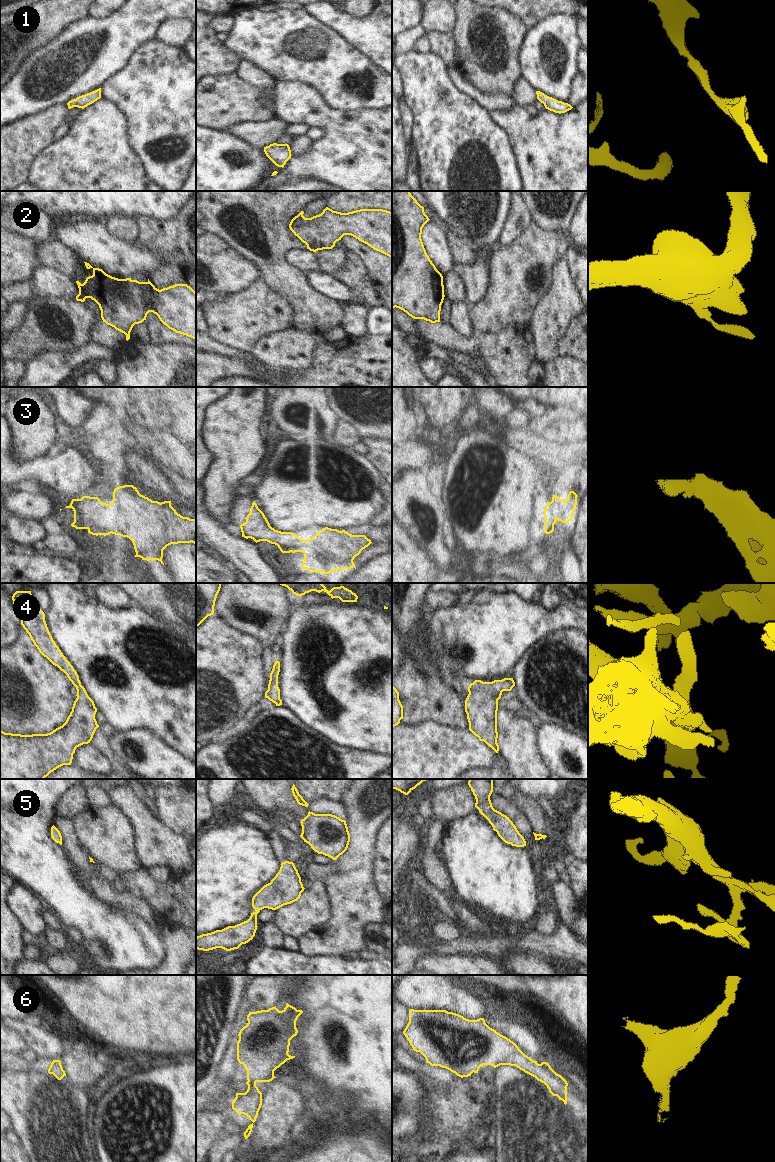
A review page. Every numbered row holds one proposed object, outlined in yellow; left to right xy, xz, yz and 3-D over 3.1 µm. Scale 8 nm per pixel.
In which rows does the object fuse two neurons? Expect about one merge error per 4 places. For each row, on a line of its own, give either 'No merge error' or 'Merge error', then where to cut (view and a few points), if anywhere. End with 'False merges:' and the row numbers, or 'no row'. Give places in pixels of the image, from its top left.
1: No merge error. No split
2: No merge error. No split
3: No merge error. No split
4: No merge error. No split
5: No merge error. No split
6: No merge error. No split
False merges: no row.

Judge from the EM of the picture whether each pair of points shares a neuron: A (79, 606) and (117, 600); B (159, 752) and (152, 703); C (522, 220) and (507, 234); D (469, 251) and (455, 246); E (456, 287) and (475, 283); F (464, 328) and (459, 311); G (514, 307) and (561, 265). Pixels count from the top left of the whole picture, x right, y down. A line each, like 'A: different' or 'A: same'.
A: different
B: different
C: same
D: same
E: different
F: same
G: different

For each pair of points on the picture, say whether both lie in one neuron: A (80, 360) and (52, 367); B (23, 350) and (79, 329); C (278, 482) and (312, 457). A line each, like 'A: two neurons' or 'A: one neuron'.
A: one neuron
B: one neuron
C: one neuron

